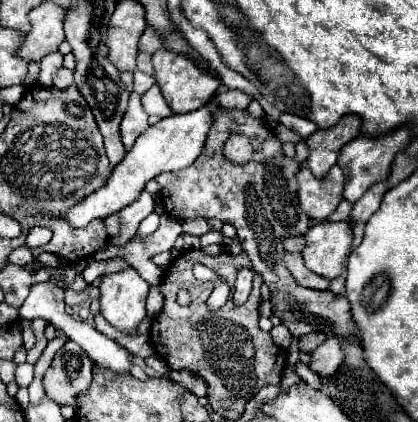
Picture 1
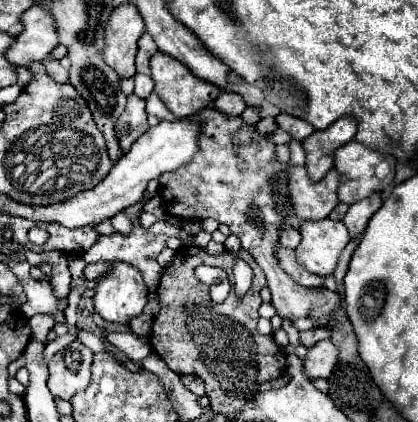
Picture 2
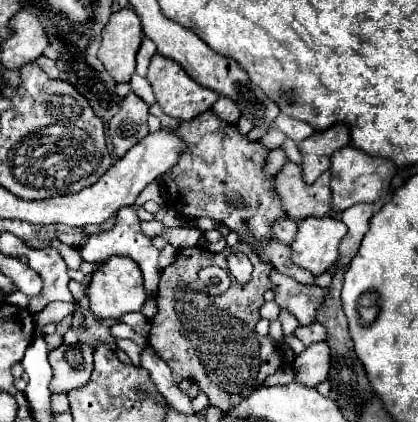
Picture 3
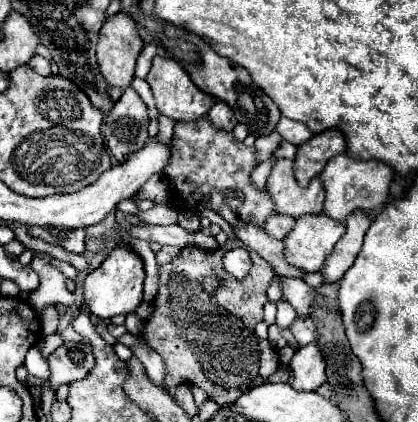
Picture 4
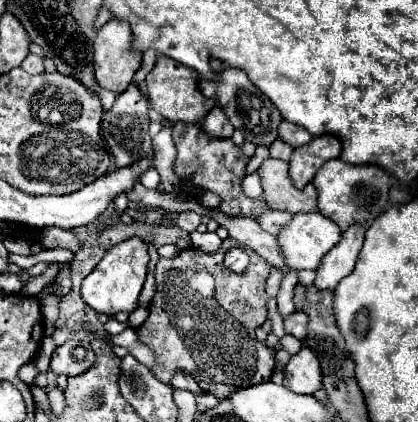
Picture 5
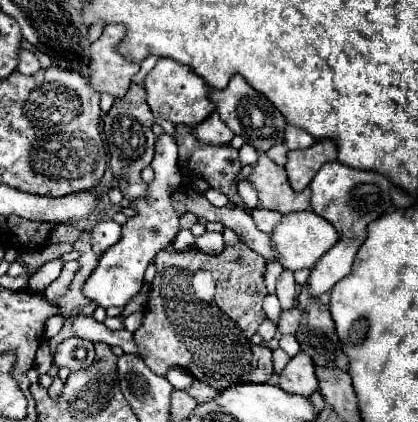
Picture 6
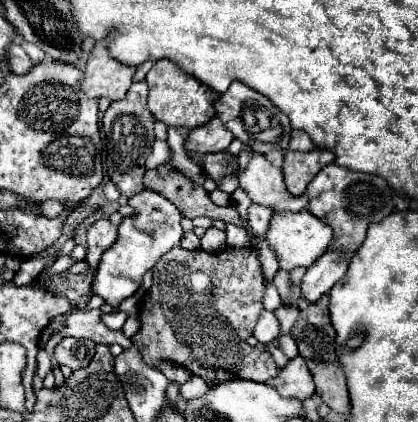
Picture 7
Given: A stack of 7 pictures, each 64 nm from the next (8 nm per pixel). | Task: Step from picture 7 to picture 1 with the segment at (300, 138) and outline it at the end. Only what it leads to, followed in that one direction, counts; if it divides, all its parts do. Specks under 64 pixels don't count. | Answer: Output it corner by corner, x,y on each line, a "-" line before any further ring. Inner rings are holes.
282,114
280,116
280,122
286,126
286,128
292,128
294,132
298,132
300,136
308,138
310,134
314,134
318,128
312,120
306,120
302,116
294,116
294,114

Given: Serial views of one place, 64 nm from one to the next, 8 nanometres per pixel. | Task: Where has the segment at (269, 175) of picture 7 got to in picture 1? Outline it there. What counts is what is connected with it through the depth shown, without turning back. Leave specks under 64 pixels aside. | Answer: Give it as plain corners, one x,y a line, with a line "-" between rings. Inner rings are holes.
336,164
326,178
316,178
308,166
302,166
298,172
298,198
302,210
316,222
326,220
344,198
346,174

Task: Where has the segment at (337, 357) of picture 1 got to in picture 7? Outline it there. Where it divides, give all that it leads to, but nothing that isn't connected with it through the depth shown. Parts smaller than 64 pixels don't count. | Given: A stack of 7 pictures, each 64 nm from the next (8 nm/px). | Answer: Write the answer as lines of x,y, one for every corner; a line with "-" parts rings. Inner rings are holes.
302,356
292,358
284,366
284,370
280,370
278,376
274,378
274,386
286,398
304,400
304,398
312,396
314,394
314,378
306,364
306,358
302,358

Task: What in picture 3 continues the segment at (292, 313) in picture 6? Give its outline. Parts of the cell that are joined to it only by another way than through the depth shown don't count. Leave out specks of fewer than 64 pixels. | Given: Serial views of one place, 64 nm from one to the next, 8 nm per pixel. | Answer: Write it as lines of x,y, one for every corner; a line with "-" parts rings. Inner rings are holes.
310,324
310,326
304,326
304,328
296,328
296,338
304,344
304,346
310,346
314,342
322,342
328,338
328,332
322,324

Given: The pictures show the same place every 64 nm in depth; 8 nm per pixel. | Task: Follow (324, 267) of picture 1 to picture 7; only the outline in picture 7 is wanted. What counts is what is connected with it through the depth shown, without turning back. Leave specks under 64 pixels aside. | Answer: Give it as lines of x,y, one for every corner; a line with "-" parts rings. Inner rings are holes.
308,210
302,212
274,212
272,224
266,232
266,240
272,248
272,252
276,254
280,268
282,270
294,270
298,266
312,266
330,246
332,242
332,228
328,224
324,224
322,220
318,220
314,214
310,214

